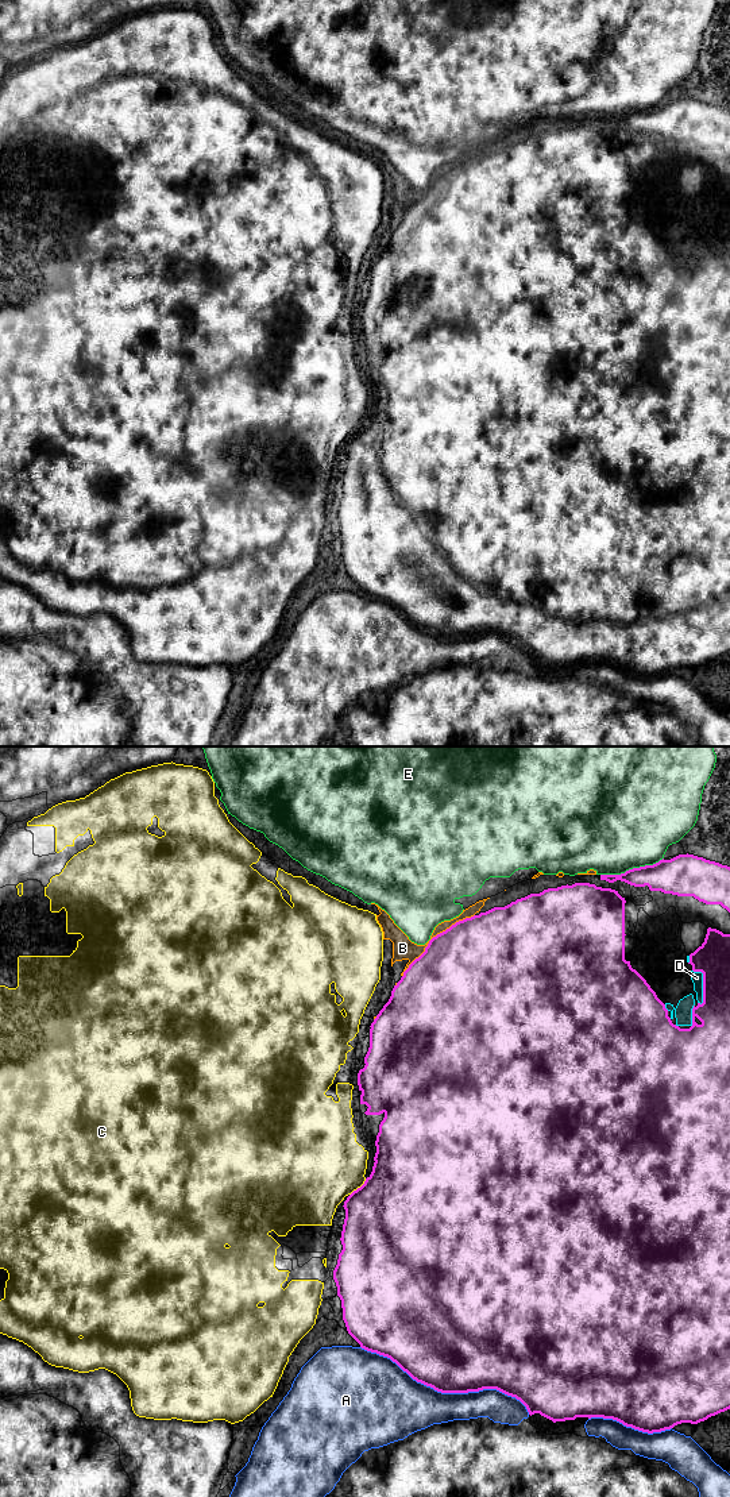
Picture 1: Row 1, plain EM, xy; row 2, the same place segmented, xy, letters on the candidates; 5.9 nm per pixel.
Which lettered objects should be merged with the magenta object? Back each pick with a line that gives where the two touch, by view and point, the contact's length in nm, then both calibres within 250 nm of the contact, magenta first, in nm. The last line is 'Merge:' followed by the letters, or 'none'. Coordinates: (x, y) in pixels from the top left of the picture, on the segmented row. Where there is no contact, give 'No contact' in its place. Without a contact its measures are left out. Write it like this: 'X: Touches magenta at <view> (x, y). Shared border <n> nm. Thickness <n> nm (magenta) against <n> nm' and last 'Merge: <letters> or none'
B: Touches magenta at xy (433, 937). Shared border 550 nm. Thickness 500 nm (magenta) against 130 nm
D: Touches magenta at xy (703, 984). Shared border 220 nm. Thickness 200 nm (magenta) against 70 nm
Merge: B, D

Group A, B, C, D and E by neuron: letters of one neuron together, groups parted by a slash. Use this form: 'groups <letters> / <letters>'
groups A / B D / C / E

